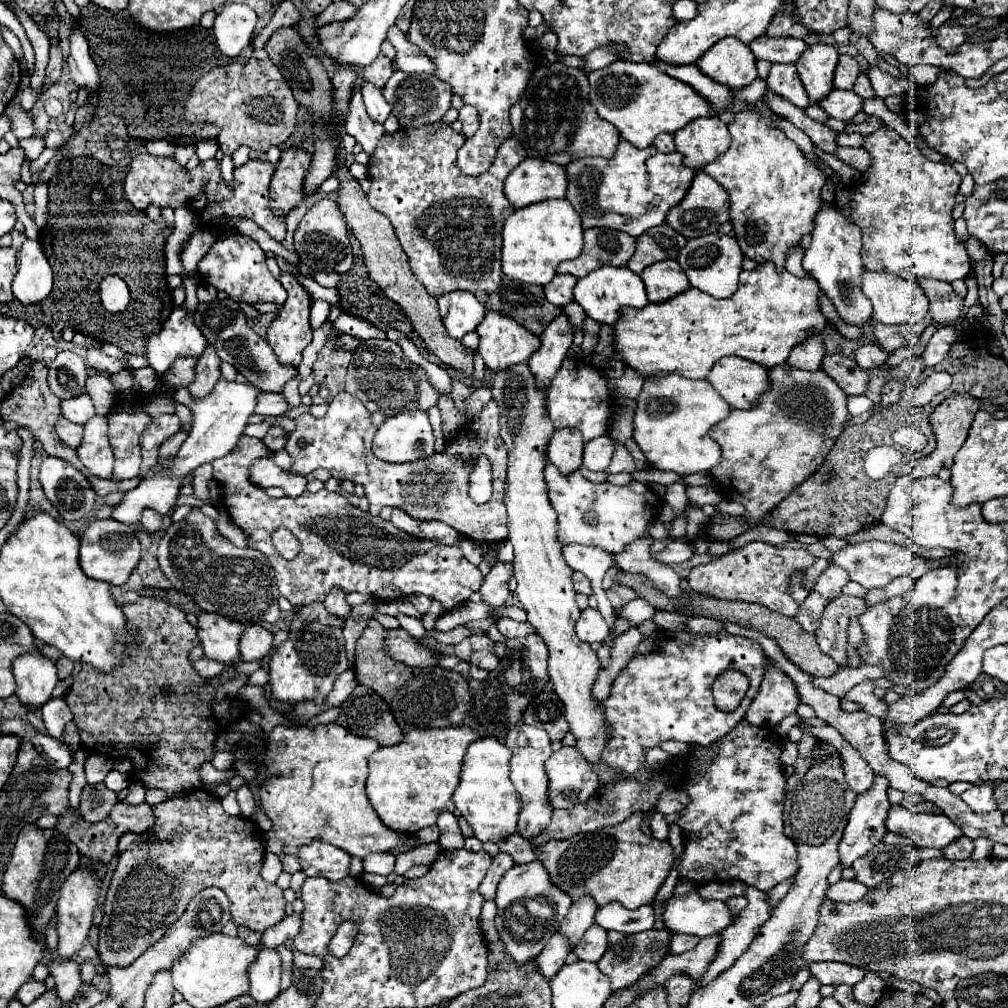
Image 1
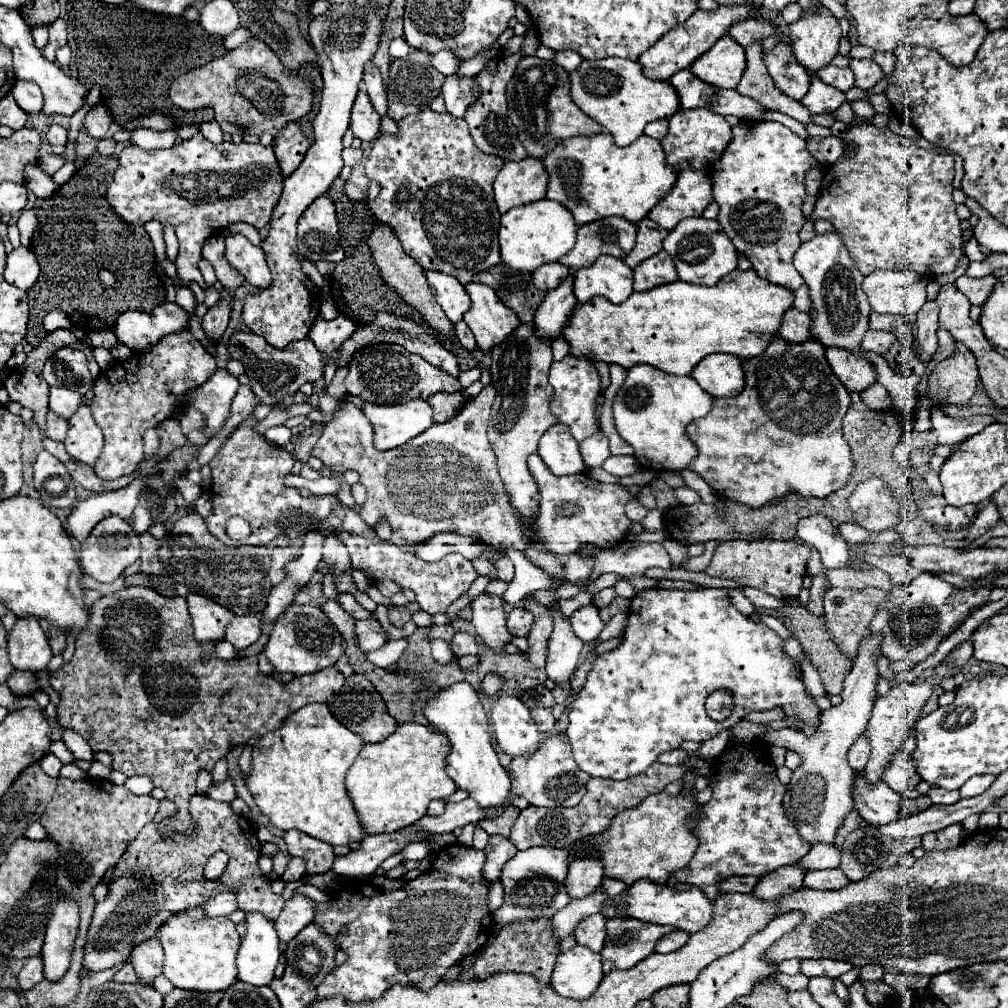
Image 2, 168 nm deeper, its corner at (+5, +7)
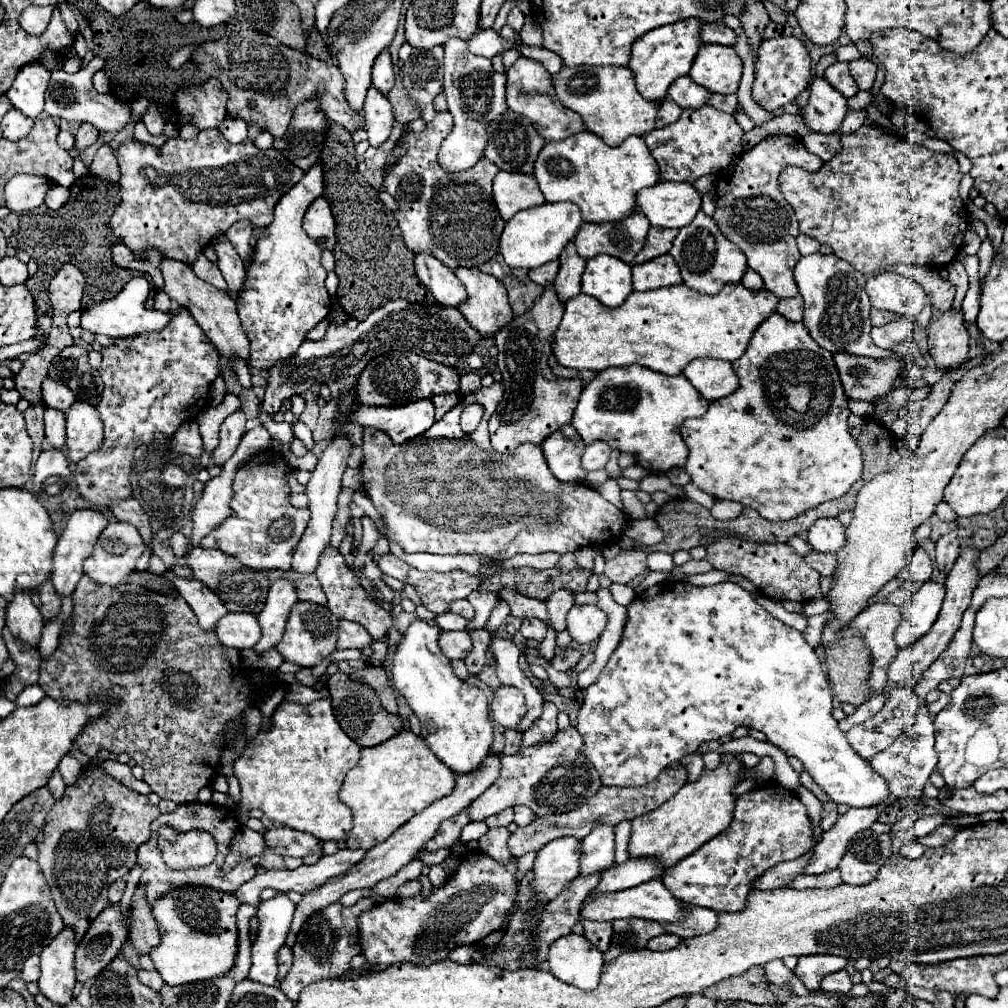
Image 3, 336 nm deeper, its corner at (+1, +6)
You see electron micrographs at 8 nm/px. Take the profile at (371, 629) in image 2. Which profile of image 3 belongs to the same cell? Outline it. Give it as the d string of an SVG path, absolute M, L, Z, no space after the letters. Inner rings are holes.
M347 620L339 622L339 642L337 648L345 650L345 648L369 648L373 646L373 638L369 636L369 632L365 632L365 628L361 628L361 624L353 624Z

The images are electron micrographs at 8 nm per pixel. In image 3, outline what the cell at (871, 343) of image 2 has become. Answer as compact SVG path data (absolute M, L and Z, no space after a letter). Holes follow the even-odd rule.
M899 318L885 326L873 328L871 338L873 338L875 346L879 346L879 348L895 348L897 344L905 342L911 336L913 326L915 326L913 318Z

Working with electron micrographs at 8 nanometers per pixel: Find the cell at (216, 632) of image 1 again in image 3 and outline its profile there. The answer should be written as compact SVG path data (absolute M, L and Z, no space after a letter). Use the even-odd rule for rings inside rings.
M175 578L175 586L179 594L187 600L187 604L193 608L195 616L199 618L199 626L203 630L213 630L217 620L229 612L225 604L207 586L203 586L197 580Z

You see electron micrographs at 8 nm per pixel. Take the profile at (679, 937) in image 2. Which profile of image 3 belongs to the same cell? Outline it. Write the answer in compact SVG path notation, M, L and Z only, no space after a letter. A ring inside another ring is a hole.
M663 934L663 936L655 936L653 940L649 940L647 948L649 950L671 950L671 948L677 948L677 944L681 944L683 938L679 936L673 936L673 934Z

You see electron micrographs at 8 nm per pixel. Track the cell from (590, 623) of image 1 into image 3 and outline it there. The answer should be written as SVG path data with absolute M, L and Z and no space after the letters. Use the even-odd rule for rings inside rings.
M573 606L567 614L567 630L579 644L595 642L605 630L607 616L597 606Z

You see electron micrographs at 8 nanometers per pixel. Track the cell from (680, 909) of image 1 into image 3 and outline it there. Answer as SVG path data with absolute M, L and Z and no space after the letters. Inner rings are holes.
M649 880L647 884L639 884L629 890L601 894L597 898L589 898L585 902L585 908L581 908L581 918L587 920L617 920L617 918L643 918L643 920L655 920L655 922L679 922L685 920L687 908L681 900L677 900L665 884L657 880Z

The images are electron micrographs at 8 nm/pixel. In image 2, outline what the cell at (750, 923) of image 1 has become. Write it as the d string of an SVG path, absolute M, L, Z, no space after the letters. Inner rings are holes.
M799 863L779 867L777 871L771 871L769 875L761 877L753 895L759 899L765 899L765 901L775 901L781 895L789 895L789 893L801 889L805 873L807 873L807 869L801 867Z

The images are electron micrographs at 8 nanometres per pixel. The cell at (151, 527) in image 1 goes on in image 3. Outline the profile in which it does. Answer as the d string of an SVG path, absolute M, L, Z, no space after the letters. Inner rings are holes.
M175 532L169 542L171 542L171 548L177 556L183 556L187 552L187 538L181 532Z

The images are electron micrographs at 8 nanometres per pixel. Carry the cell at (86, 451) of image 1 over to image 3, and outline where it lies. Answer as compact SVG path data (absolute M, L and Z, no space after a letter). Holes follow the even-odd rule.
M75 402L67 410L67 458L73 462L83 460L95 452L103 442L103 422L95 406Z

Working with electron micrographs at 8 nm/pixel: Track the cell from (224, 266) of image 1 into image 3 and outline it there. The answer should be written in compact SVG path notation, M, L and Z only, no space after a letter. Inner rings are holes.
M235 222L229 230L227 230L227 238L229 242L235 246L237 254L241 256L241 260L247 260L253 256L253 248L251 248L251 224L249 222Z

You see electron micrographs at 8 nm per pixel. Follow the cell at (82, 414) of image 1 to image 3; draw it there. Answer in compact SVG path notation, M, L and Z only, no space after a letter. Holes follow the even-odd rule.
M47 378L43 382L43 400L45 400L45 406L67 412L71 408L71 404L75 402L75 396L65 384L59 384L59 382Z

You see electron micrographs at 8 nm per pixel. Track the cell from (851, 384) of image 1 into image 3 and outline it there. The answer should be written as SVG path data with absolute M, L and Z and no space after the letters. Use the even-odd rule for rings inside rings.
M833 354L847 398L877 402L893 388L903 362L893 358L861 358L851 354Z

